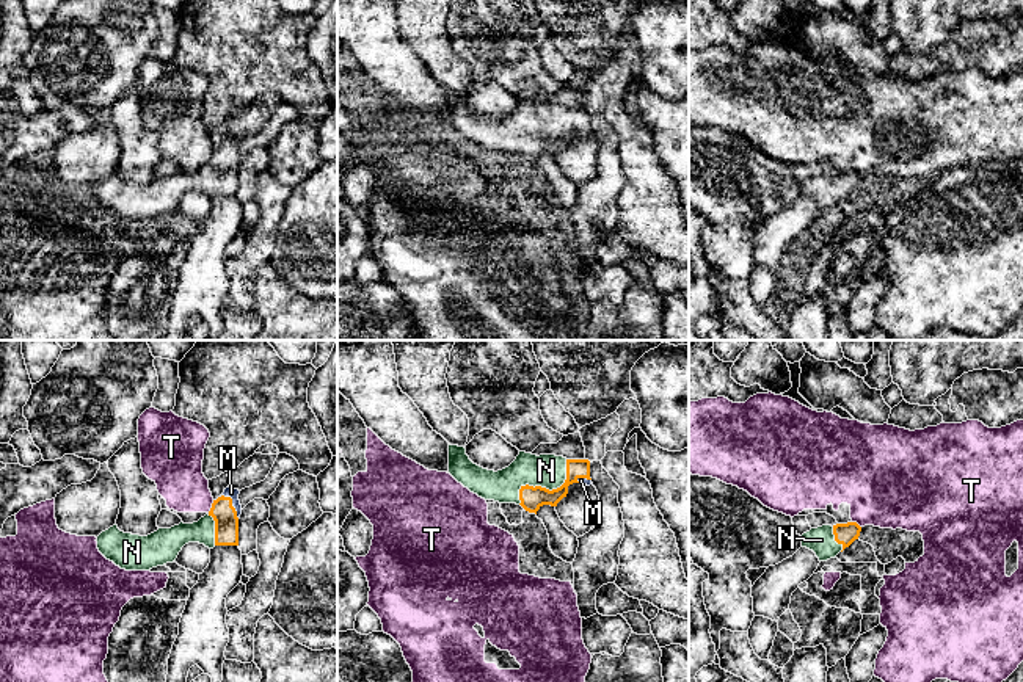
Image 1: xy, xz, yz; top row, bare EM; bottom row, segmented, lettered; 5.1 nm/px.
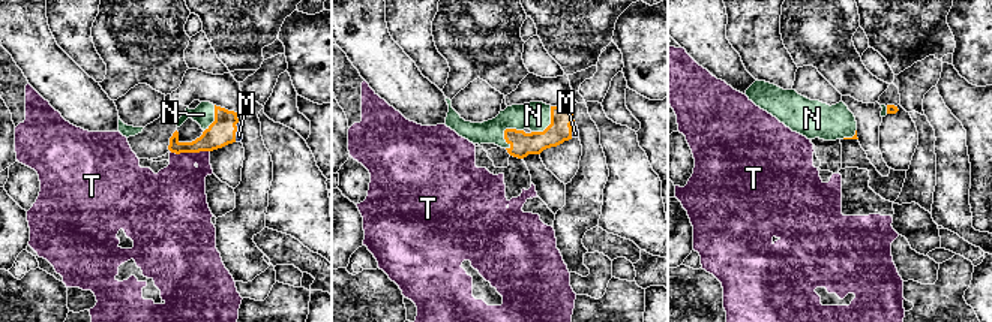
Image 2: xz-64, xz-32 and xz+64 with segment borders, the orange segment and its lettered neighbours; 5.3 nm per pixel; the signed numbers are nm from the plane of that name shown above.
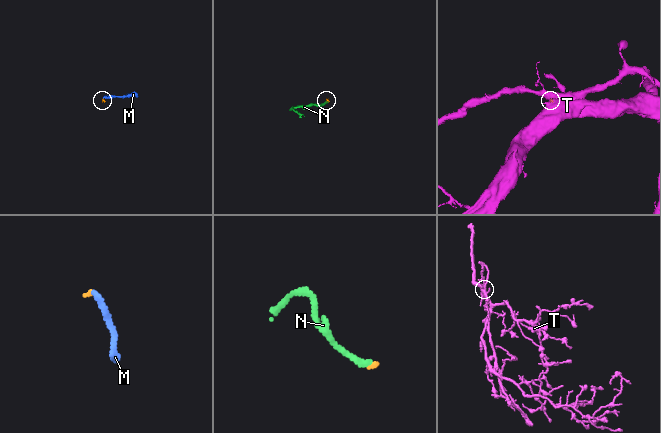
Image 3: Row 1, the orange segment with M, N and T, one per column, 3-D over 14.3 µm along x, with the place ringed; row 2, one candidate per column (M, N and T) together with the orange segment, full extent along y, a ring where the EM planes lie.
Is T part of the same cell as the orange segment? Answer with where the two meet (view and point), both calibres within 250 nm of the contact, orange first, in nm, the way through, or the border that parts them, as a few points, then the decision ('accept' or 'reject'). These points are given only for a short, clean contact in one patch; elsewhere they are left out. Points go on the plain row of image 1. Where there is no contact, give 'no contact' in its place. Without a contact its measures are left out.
xy (212, 155) | 130/260 nm | along xy (214, 149), (207, 160) | reject

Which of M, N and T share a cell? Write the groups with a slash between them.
M N / T

